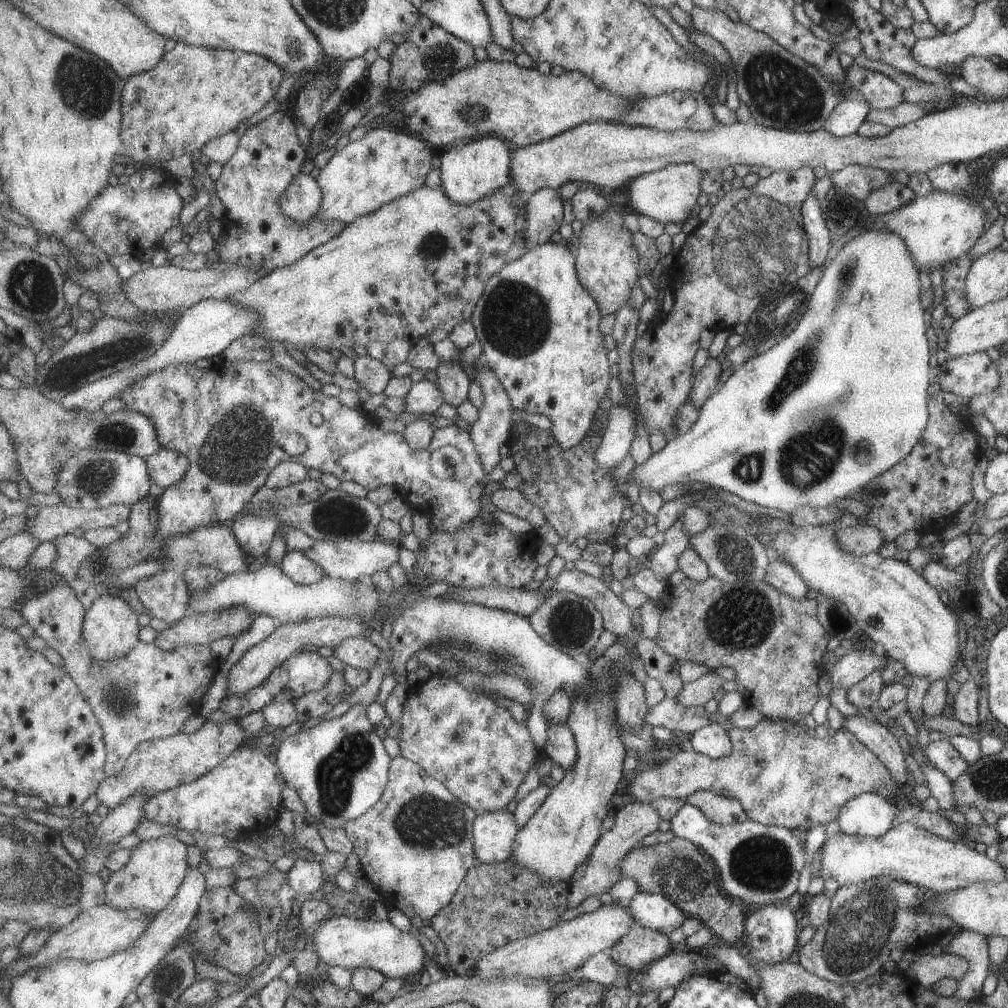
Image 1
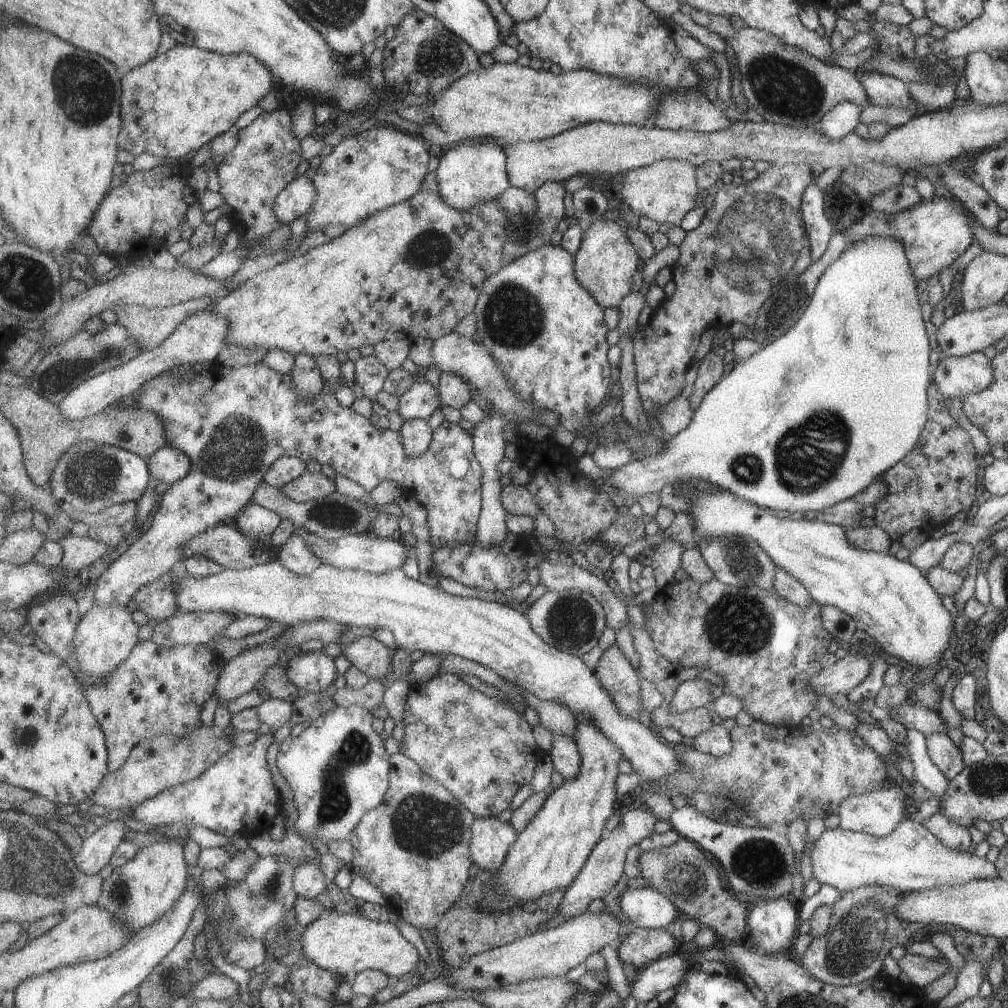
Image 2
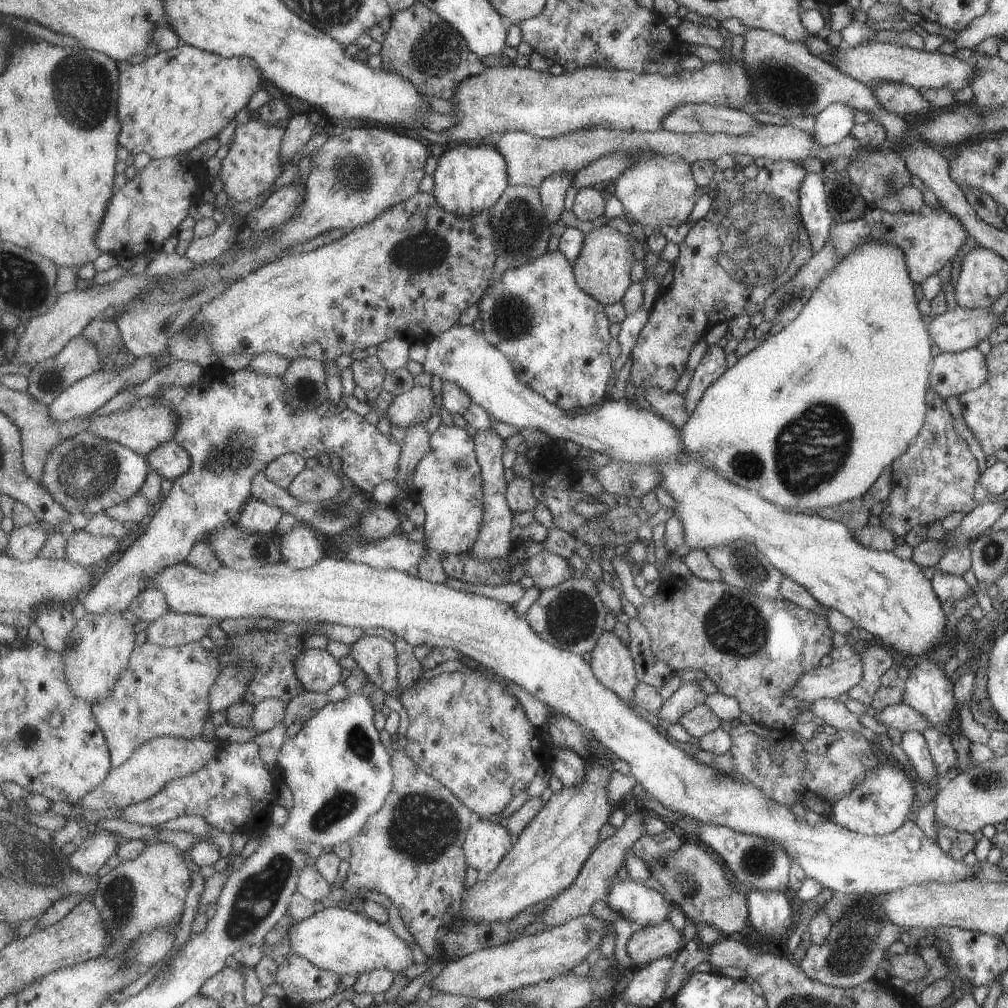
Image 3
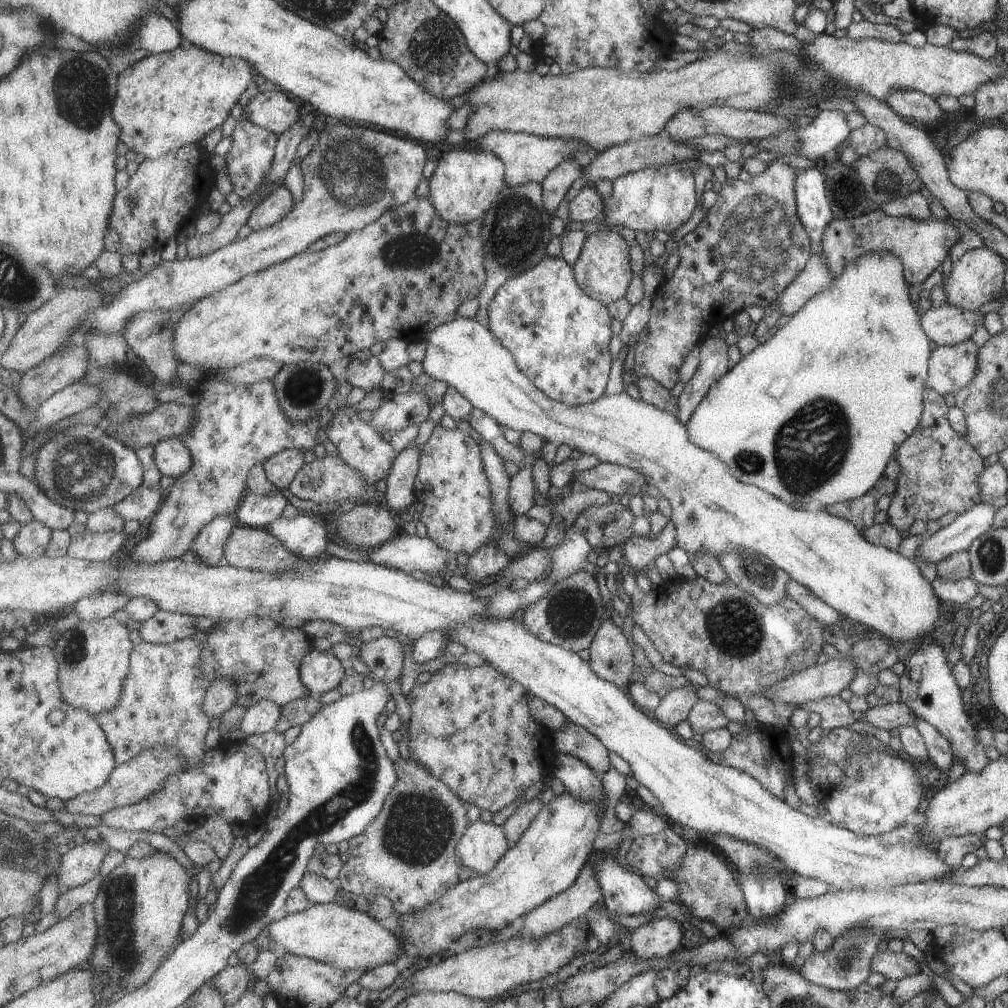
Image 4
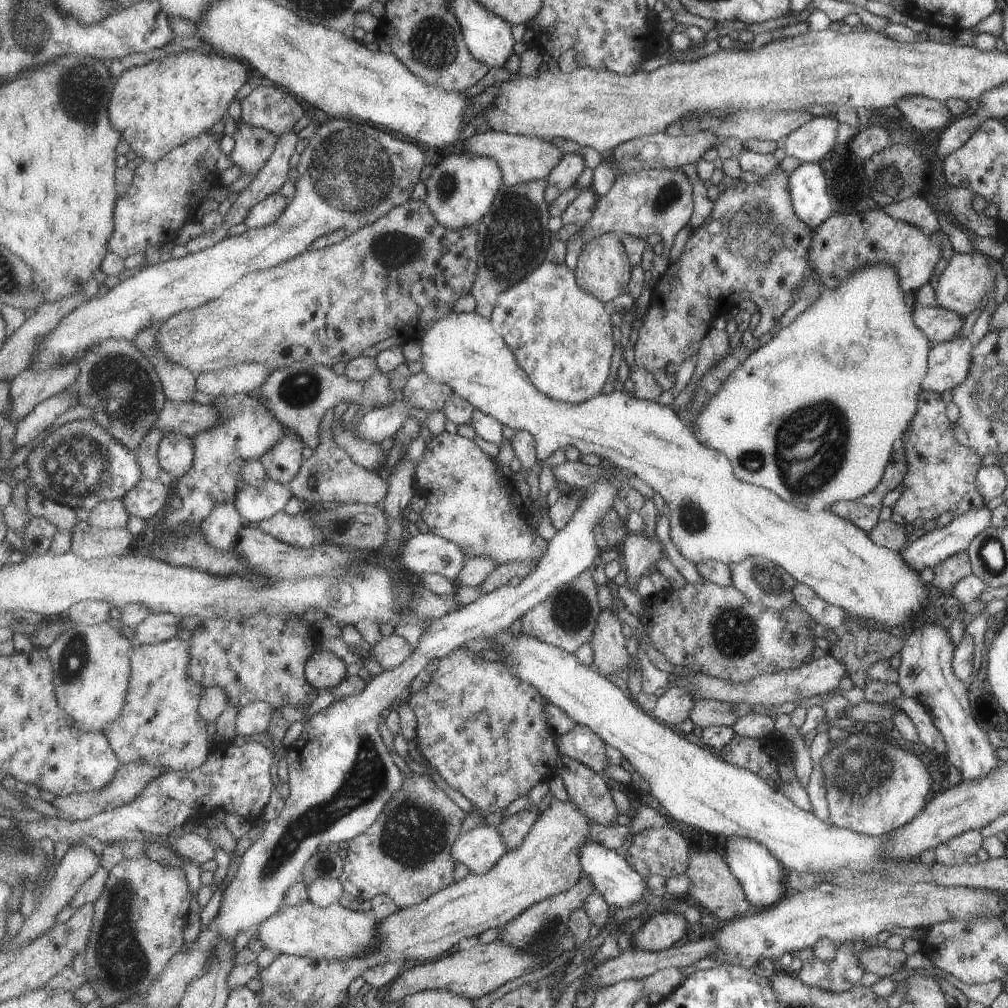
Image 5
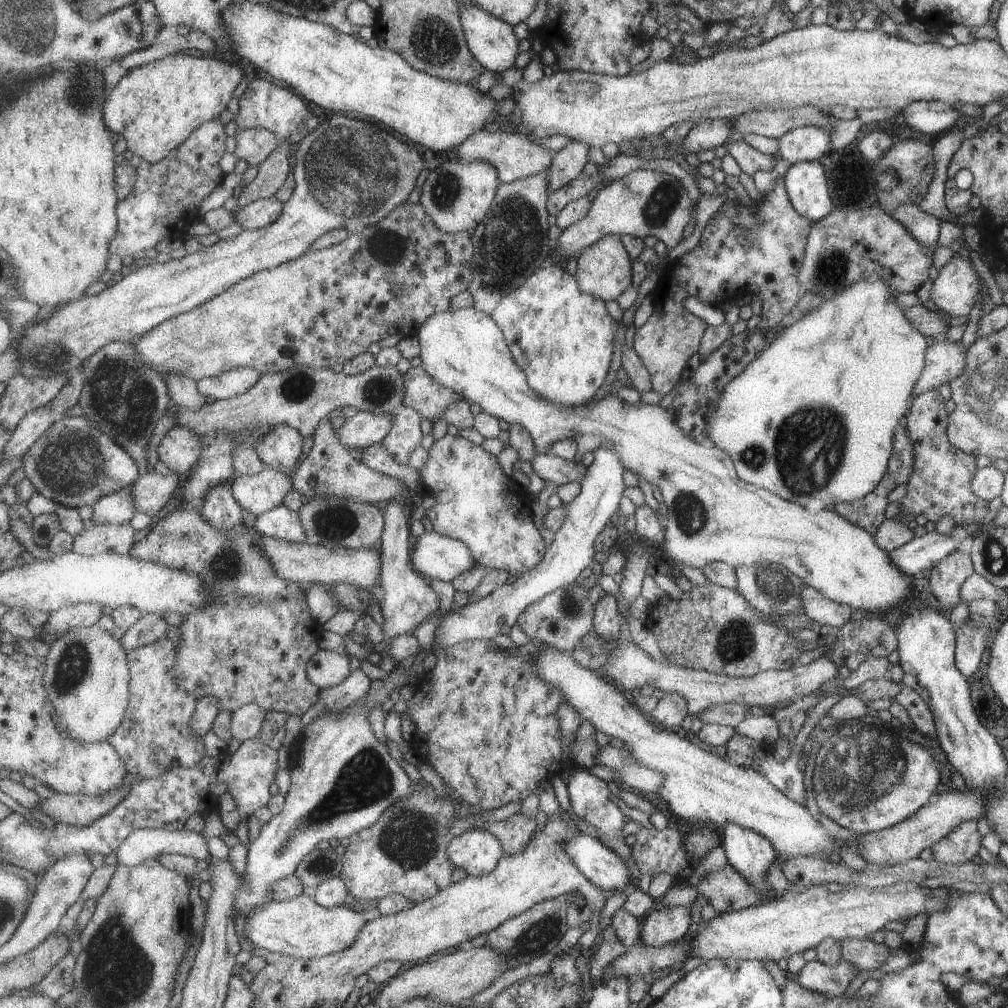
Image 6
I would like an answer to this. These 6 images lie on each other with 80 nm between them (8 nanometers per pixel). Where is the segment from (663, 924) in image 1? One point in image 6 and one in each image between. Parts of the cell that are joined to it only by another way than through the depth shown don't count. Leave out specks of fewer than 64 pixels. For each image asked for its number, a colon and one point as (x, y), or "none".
2: (644, 907)
3: (639, 905)
4: (624, 892)
5: (621, 886)
6: (603, 866)

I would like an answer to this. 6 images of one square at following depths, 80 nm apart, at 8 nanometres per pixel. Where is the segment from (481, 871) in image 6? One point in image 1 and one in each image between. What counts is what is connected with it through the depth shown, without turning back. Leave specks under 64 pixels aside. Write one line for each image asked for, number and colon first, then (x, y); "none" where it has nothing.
1: (495, 833)
2: (492, 840)
3: (488, 842)
4: (484, 844)
5: (481, 848)

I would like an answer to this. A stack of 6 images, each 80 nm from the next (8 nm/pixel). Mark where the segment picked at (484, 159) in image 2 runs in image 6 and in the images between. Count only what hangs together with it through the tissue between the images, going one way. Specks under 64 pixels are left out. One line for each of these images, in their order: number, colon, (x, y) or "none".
3: (470, 179)
4: (466, 185)
5: (462, 189)
6: (458, 195)

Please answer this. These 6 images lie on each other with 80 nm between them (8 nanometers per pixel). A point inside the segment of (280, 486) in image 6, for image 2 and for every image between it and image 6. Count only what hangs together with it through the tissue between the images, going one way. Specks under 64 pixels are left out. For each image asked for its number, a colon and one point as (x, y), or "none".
2: (256, 521)
3: (257, 516)
4: (255, 510)
5: (256, 504)

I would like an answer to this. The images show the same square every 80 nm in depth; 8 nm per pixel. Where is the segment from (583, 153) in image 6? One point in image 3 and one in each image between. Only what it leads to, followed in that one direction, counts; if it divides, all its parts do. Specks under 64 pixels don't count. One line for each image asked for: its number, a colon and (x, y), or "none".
3: (553, 190)
4: (557, 184)
5: (566, 173)

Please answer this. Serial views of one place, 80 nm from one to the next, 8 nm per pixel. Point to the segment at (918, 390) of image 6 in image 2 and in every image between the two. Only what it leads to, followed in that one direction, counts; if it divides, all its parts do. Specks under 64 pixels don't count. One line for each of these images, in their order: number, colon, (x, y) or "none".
2: (959, 377)
3: (952, 374)
4: (951, 368)
5: (948, 362)

